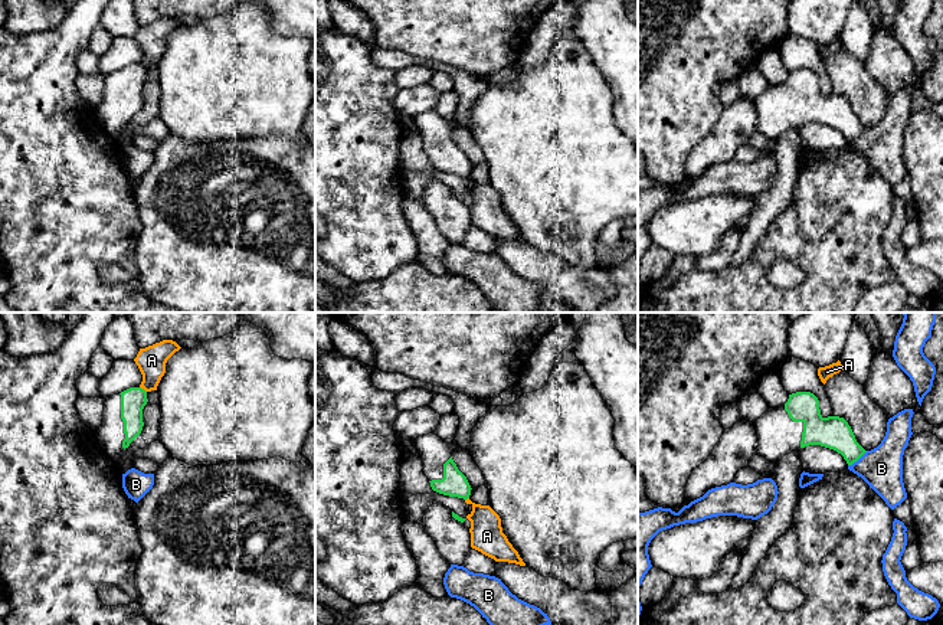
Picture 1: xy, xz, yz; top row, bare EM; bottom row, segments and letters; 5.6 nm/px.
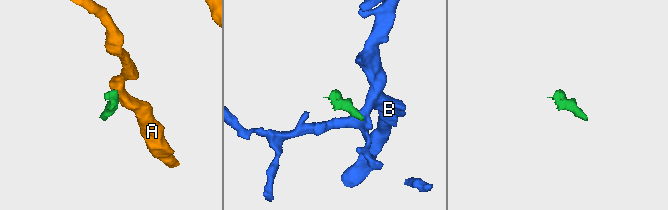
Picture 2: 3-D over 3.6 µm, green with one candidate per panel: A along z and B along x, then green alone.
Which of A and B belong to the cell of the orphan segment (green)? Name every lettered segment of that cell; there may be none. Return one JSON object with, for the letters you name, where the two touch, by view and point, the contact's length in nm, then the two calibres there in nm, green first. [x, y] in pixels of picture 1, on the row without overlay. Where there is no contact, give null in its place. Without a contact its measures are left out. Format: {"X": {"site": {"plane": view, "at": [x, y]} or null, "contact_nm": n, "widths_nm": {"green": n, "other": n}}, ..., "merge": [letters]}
{"merge": []}

